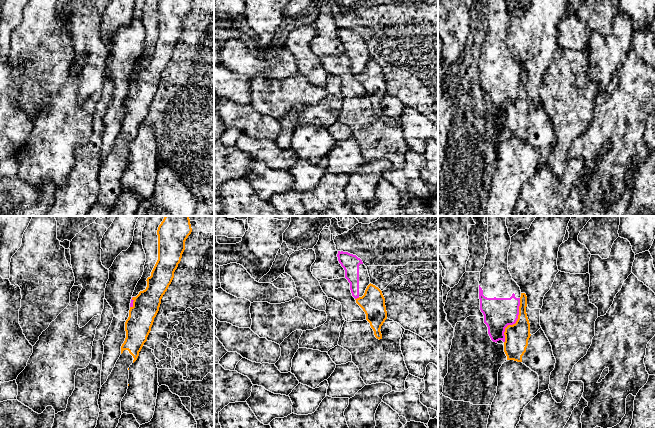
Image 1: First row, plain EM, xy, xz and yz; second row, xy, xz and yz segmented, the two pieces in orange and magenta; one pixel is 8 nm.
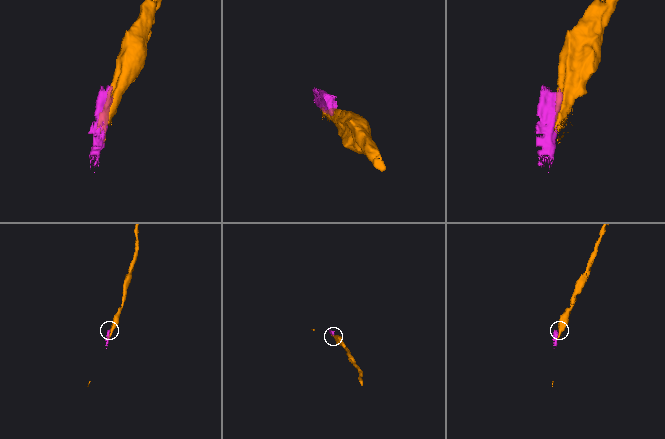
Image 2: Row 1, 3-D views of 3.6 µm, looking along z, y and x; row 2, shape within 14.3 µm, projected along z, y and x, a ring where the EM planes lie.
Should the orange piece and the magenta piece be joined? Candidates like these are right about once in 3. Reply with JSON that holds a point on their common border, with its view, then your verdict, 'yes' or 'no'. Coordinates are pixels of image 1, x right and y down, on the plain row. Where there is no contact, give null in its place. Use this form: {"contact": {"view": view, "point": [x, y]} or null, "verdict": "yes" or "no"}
{"contact": {"view": "yz", "point": [516, 98]}, "verdict": "no"}

